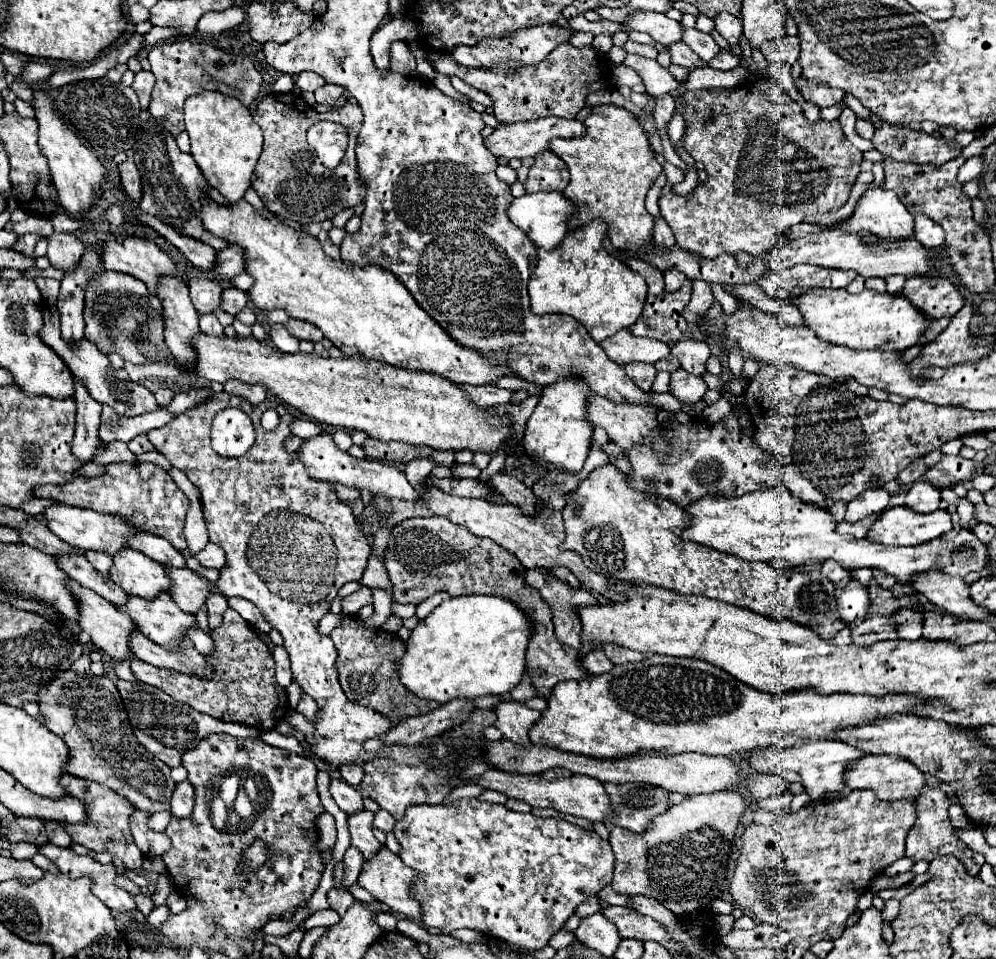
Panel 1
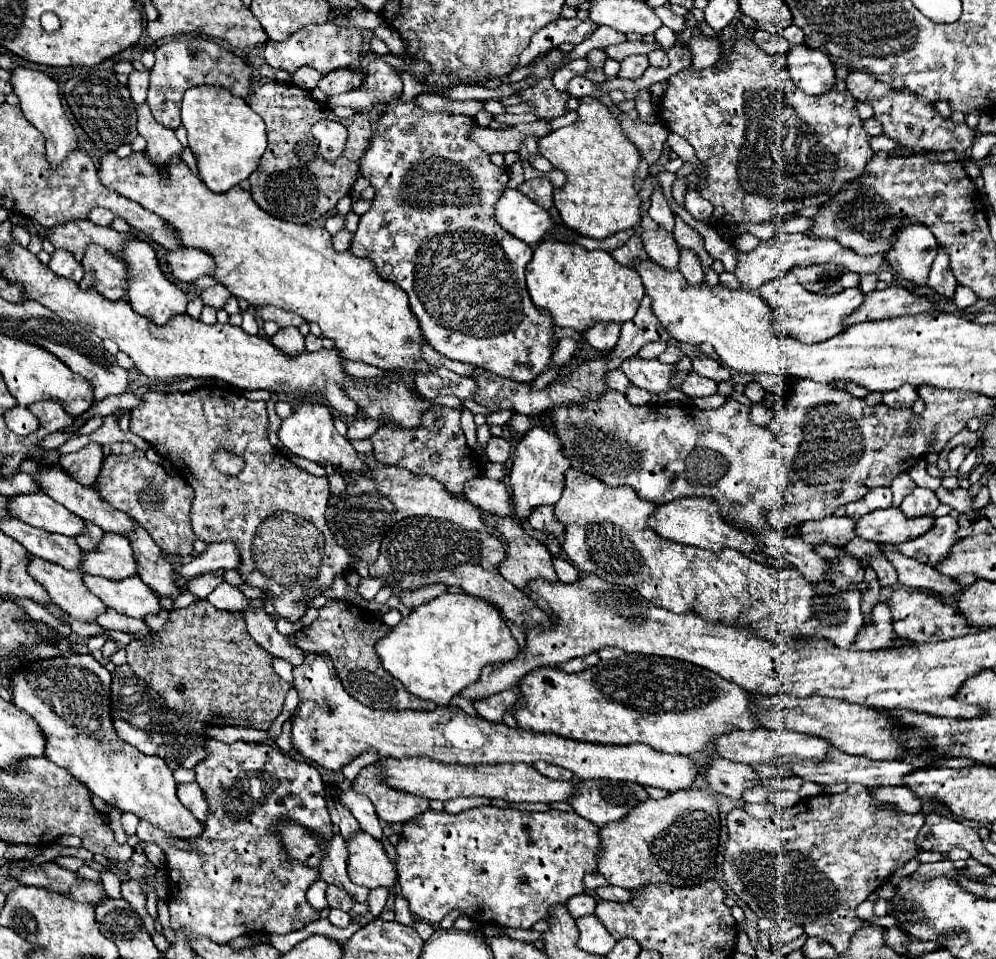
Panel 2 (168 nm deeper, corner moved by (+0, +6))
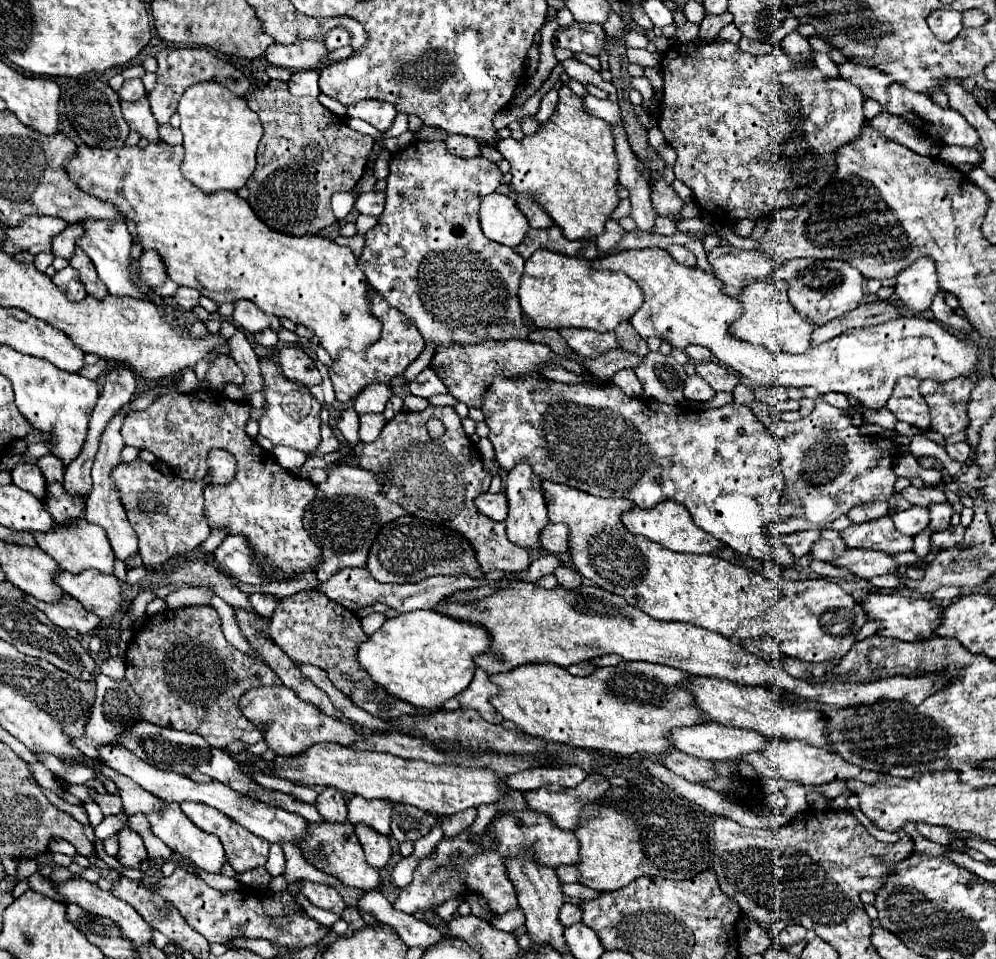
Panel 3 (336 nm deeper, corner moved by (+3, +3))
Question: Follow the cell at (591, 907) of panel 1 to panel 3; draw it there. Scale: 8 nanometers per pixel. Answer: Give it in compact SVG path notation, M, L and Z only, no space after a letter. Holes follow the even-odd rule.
M564 904L560 908L560 922L564 926L576 924L576 922L580 922L580 918L582 918L582 912L580 912L580 906L578 904Z

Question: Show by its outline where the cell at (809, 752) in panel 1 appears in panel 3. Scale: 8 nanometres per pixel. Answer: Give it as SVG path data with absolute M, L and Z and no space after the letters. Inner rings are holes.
M702 722L700 726L688 726L688 728L676 728L668 734L668 740L672 742L672 746L680 752L686 752L690 756L696 758L704 758L704 760L740 760L742 754L746 752L754 752L754 750L762 750L768 742L768 738L764 738L762 734L756 734L752 730L742 730L742 728L732 728L732 726L722 726L718 722Z

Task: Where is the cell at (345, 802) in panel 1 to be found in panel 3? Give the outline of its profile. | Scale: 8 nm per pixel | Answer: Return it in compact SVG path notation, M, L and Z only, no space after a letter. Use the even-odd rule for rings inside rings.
M364 824L356 826L356 836L362 844L362 850L364 850L368 864L376 870L384 870L392 858L392 848L390 848L388 836L380 836L372 828L366 828Z

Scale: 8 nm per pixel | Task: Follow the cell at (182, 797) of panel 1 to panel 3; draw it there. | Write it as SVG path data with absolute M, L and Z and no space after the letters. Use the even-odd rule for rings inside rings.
M184 802L180 804L182 812L204 832L212 832L220 838L220 842L224 844L226 850L226 858L230 862L230 866L234 868L234 872L246 872L246 870L254 870L258 866L264 866L268 860L268 848L270 844L266 840L260 840L258 836L252 836L244 826L236 824L232 818L224 816L222 812L216 812L216 808L208 808L206 804L198 804L198 802Z

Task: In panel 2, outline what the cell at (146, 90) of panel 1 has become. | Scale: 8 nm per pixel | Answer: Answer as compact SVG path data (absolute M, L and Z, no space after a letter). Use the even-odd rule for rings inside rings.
M133 71L129 75L129 83L127 83L129 91L131 91L131 97L133 101L139 105L139 103L145 103L145 95L147 95L147 89L149 89L149 71Z

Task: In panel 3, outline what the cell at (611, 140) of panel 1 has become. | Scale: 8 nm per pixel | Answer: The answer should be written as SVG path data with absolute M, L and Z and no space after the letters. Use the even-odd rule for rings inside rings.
M568 86L558 88L558 104L554 114L542 122L536 134L522 140L498 140L494 148L510 162L510 192L530 194L546 214L562 228L568 240L596 238L604 232L604 222L618 204L618 162L610 124L584 112L582 98Z

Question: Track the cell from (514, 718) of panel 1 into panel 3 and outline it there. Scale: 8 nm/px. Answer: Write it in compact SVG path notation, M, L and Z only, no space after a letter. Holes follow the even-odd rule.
M476 668L476 674L474 674L474 680L470 682L470 686L460 692L456 696L456 700L460 702L462 708L472 708L476 712L480 712L480 716L490 722L490 724L502 724L504 718L492 708L490 704L490 696L494 696L500 688L496 684L490 682L488 674L482 670L482 668Z

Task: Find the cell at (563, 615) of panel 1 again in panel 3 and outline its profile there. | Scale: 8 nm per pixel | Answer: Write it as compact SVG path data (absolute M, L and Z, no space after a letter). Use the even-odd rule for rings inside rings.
M428 406L424 412L400 412L382 428L380 436L366 444L358 442L352 446L352 456L360 468L374 472L382 482L382 492L386 500L404 506L408 514L416 514L426 520L444 524L460 532L470 540L482 572L504 570L504 572L524 572L528 562L528 550L512 544L506 538L506 524L494 522L478 512L474 498L484 494L490 486L492 476L482 468L482 458L472 440L466 436L460 416L452 406ZM438 418L446 432L440 438L432 438L426 430L426 422Z

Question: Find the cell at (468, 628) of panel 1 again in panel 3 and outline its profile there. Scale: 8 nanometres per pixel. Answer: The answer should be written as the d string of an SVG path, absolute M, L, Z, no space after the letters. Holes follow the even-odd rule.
M414 610L386 620L378 632L368 636L358 648L358 664L398 700L434 712L468 688L476 670L472 658L484 654L488 646L490 634L476 624L452 620L434 610Z

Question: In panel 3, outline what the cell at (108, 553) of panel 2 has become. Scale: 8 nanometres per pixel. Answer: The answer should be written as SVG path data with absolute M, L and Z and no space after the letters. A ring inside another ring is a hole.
M76 520L76 524L56 524L56 528L52 528L52 532L32 532L32 536L36 536L36 544L48 554L52 556L62 570L78 574L86 568L94 568L102 574L112 574L114 570L114 552L108 544L108 538L104 534L104 530L96 524L88 524L86 520Z

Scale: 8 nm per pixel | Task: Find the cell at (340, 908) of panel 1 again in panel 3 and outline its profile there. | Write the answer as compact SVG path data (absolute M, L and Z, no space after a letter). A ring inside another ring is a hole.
M300 880L300 890L304 892L304 896L316 904L316 906L322 906L324 910L332 910L332 912L342 912L346 908L344 900L340 898L340 894L326 886L326 884L316 884L316 882L308 882L308 880Z

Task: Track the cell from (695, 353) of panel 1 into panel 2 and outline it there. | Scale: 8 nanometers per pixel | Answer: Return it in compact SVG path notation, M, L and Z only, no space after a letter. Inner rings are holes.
M705 355L693 357L693 371L699 373L701 377L709 377L713 381L729 381L729 369L725 369L719 361L705 357Z

